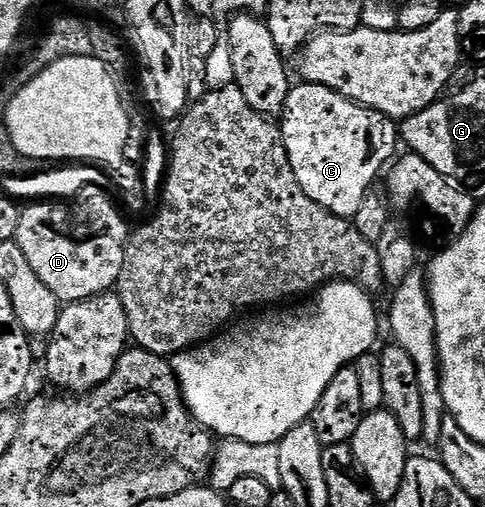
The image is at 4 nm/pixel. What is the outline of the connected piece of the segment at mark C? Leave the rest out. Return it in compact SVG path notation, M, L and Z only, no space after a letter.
M308 82L298 85L290 87L280 121L291 170L295 170L295 178L307 198L319 202L331 214L352 218L370 195L369 187L376 182L381 167L383 172L398 155L398 121L348 100L327 86Z

